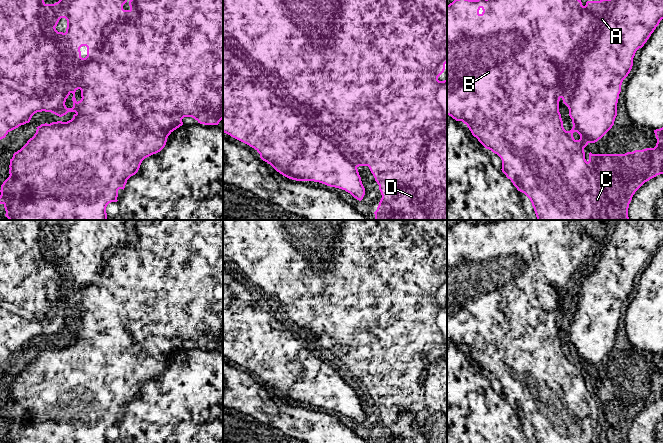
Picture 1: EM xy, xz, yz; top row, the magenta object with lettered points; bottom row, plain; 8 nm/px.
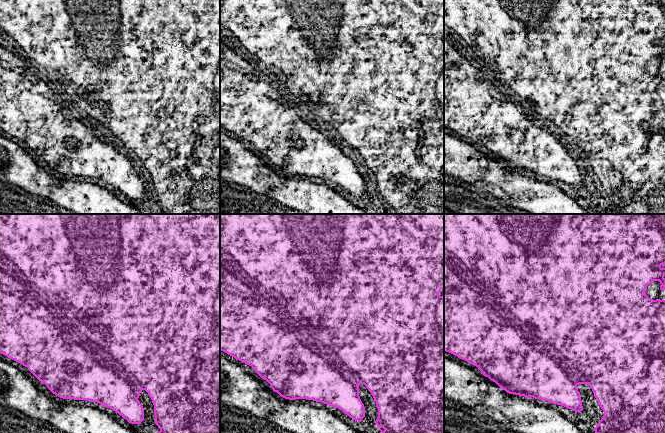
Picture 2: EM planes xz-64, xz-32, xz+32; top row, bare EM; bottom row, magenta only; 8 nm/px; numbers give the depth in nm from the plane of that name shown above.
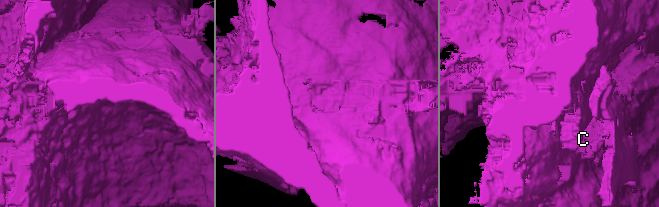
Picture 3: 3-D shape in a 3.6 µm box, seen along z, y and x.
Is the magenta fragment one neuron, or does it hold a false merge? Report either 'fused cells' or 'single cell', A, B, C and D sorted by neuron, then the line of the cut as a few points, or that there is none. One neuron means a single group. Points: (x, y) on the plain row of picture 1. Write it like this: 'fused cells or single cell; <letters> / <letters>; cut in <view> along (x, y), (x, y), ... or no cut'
fused cells; A / B C D; cut in xz along (223, 268), (268, 386)

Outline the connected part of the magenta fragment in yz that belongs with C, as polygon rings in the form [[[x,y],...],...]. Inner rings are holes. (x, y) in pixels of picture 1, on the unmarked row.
[[[479,220],[478,224],[455,223],[447,229],[447,339],[466,348],[472,359],[486,373],[501,382],[502,396],[518,415],[530,423],[537,443],[629,443],[628,432],[635,416],[645,406],[663,398],[663,351],[654,354],[657,363],[654,372],[635,374],[625,378],[592,378],[590,376],[588,386],[584,376],[584,372],[589,367],[588,363],[580,359],[580,363],[575,364],[573,357],[577,353],[574,349],[570,355],[566,355],[563,351],[559,325],[562,323],[569,332],[579,303],[591,293],[590,278],[594,276],[592,240],[592,237],[584,232],[581,224],[576,220],[496,220],[487,223]],[[570,279],[581,288],[581,293],[574,298],[567,296]]]

